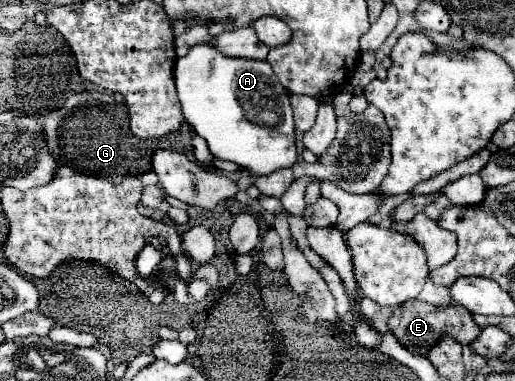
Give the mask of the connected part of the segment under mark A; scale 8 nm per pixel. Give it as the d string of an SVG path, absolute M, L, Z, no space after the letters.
M203 42L195 44L187 52L187 56L175 62L173 78L185 120L193 126L197 136L201 136L207 142L209 152L215 158L235 162L255 176L267 176L275 170L291 168L295 164L297 150L295 150L295 128L293 128L293 112L289 106L289 92L281 86L267 60L231 58L215 50L213 44Z

